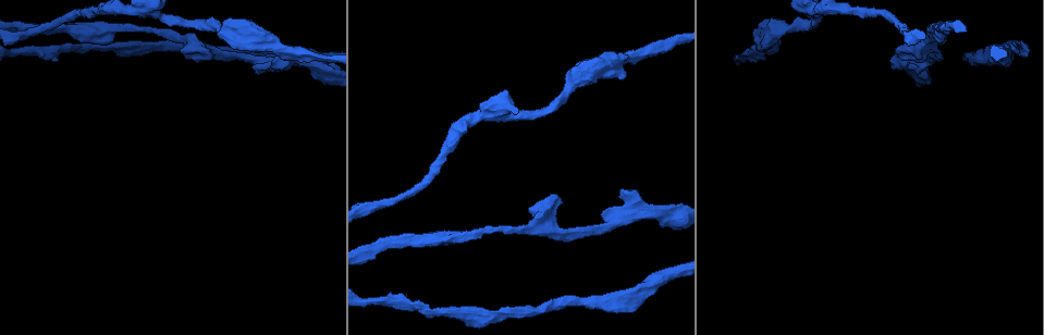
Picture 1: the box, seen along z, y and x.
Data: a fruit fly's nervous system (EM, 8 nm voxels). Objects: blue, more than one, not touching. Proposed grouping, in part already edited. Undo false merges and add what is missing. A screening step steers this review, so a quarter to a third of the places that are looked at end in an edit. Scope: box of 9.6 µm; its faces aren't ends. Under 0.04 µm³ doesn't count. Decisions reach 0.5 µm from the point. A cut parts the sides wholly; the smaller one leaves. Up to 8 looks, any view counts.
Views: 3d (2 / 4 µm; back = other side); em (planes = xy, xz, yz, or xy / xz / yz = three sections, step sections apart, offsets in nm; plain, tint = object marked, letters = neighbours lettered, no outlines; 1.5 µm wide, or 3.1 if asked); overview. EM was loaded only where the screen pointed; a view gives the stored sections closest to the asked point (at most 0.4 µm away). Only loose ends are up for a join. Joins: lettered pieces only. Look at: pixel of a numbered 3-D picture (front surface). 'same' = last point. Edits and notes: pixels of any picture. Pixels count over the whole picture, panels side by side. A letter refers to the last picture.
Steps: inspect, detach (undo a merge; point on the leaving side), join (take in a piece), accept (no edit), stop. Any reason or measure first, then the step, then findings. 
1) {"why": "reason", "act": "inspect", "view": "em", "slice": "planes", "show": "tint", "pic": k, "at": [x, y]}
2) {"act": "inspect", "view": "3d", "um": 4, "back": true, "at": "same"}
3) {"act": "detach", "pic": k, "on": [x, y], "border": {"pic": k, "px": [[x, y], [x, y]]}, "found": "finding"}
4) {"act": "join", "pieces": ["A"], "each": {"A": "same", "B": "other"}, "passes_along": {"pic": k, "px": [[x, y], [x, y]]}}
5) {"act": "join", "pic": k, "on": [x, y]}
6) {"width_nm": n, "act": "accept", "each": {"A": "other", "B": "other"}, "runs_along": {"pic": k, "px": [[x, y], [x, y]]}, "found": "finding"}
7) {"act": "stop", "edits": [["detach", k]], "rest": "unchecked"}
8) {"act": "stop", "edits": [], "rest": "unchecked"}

{"why": "branch point", "act": "inspect", "view": "em", "slice": "planes", "show": "tint", "pic": 1, "at": [922, 73]}

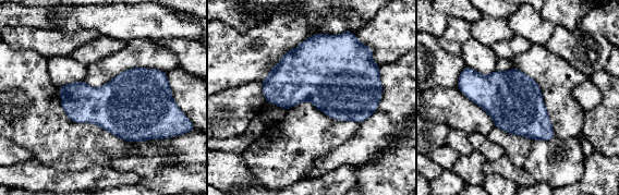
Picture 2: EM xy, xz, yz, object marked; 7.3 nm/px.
{"act": "inspect", "view": "em", "slice": "planes", "show": "letters", "at": "same"}

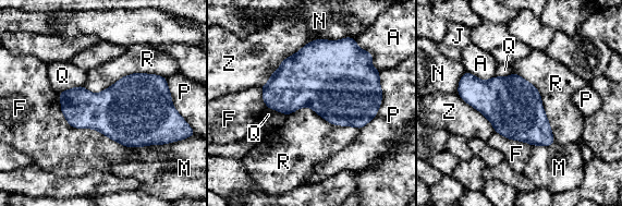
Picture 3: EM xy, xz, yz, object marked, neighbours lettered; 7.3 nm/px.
{"width_nm": 300, "act": "accept", "each": {"A": "other", "F": "other", "J": "other", "M": "other", "N": "other", "P": "other", "Q": "other", "R": "other", "Z": "other"}, "border": {"pic": 3, "px": [[166, 77], [83, 86]]}, "found": "one neuron here"}

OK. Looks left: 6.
{"why": "sudden change in width", "act": "inspect", "view": "em", "slice": "planes", "show": "letters", "pic": 1, "at": [779, 24]}

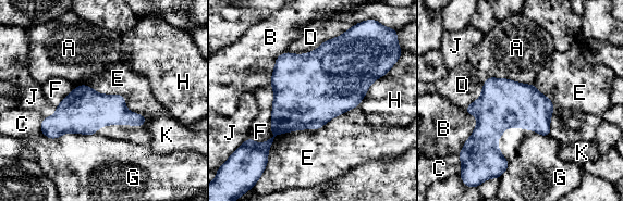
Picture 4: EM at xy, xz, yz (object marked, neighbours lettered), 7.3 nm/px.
{"act": "accept", "each": {"A": "other", "B": "other", "C": "other", "D": "other", "E": "other", "F": "other", "G": "other", "H": "other", "J": "other", "K": "other"}, "border": {"pic": 4, "px": [[357, 105], [278, 134], [267, 160]]}, "found": "continuous, no second neuron"}

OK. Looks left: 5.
{"why": "calibre changes", "act": "inspect", "view": "em", "slice": "planes", "show": "letters", "pic": 1, "at": [515, 116]}

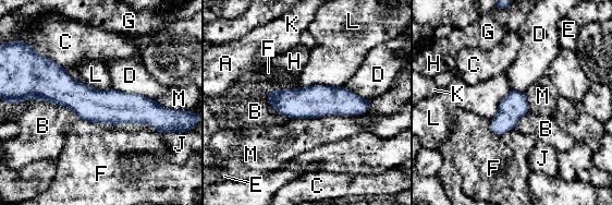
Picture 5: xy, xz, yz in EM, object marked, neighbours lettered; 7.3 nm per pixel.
{"act": "accept", "each": {"A": "other", "B": "other", "C": "other", "D": "other", "E": "other", "F": "other", "G": "other", "H": "other", "J": "other", "K": "other", "L": "other", "M": "other"}, "found": "continuous, no second neuron"}

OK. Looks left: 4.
{"act": "stop", "edits": [], "rest": "unchecked"}

